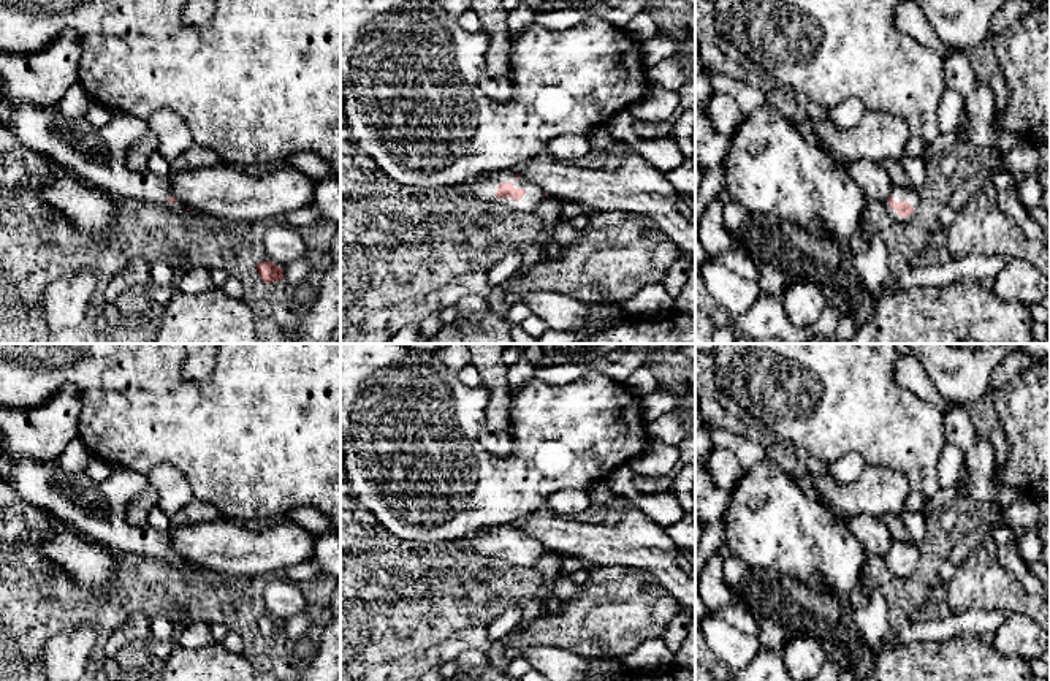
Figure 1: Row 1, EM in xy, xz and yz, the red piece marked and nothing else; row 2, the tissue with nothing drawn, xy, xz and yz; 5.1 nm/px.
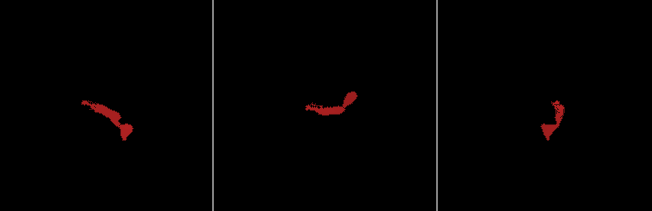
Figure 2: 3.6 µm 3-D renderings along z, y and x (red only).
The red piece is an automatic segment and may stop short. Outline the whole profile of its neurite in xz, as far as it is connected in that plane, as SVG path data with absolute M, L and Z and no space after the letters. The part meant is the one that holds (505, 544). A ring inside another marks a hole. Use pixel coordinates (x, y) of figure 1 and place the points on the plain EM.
M515 524L494 526L469 534L462 538L475 553L504 559L518 567L535 567L538 557L548 551Z

